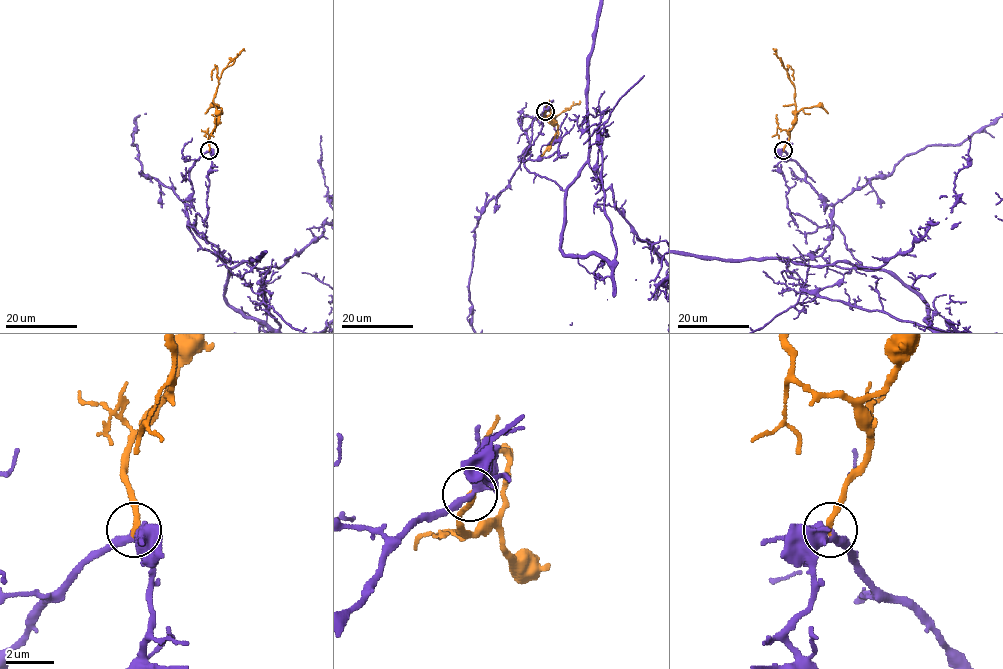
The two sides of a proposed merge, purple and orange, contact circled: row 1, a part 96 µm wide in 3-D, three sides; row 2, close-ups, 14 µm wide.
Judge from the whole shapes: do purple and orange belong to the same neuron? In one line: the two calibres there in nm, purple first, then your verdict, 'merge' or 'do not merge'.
calibres 320 and 260 nm; merge

